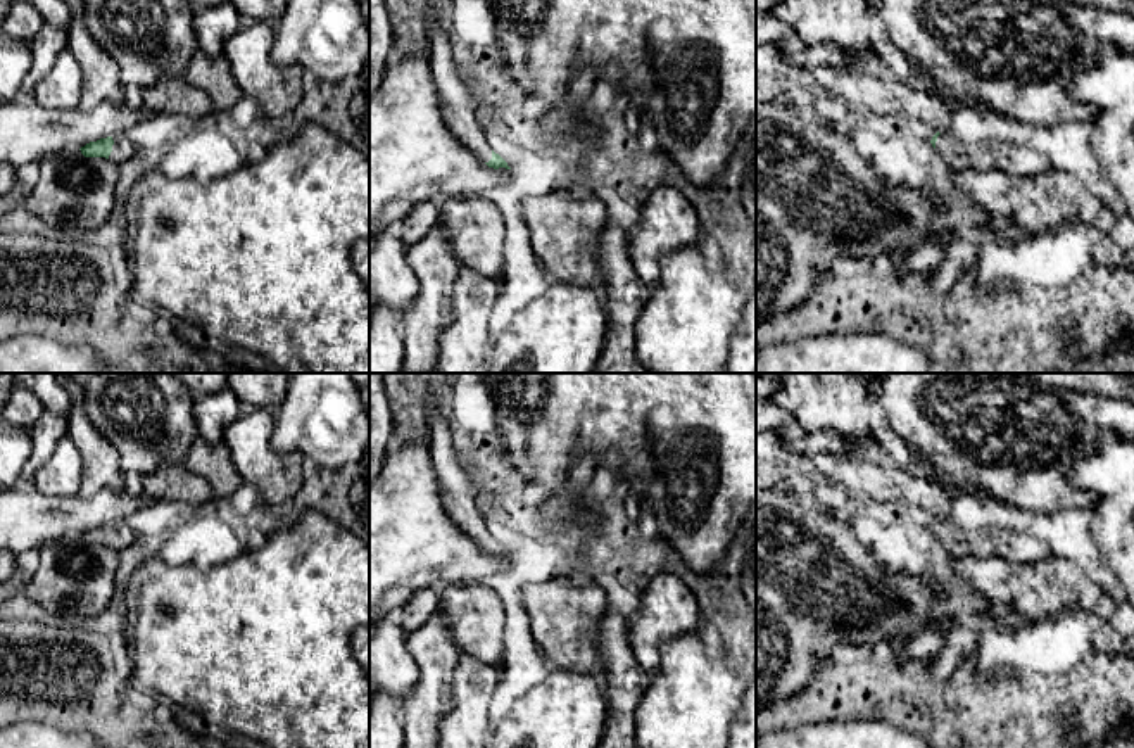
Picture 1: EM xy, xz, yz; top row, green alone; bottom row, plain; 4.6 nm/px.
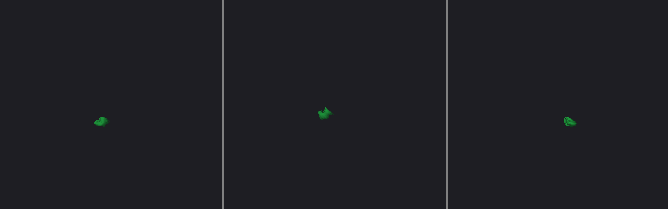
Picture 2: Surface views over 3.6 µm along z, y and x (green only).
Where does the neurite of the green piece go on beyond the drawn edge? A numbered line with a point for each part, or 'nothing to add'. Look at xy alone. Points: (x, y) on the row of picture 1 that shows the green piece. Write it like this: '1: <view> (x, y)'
1: xy (123, 149)

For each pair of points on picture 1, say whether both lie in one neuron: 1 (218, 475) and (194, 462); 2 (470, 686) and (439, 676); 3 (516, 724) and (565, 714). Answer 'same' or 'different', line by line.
1: same
2: different
3: same

